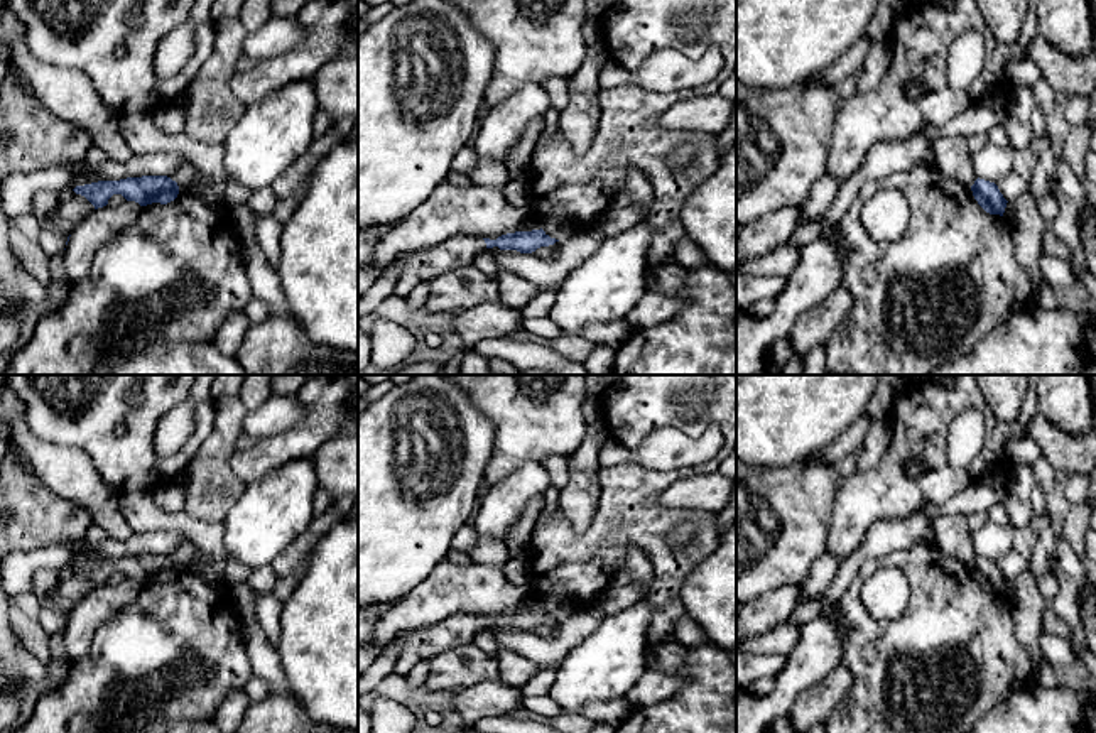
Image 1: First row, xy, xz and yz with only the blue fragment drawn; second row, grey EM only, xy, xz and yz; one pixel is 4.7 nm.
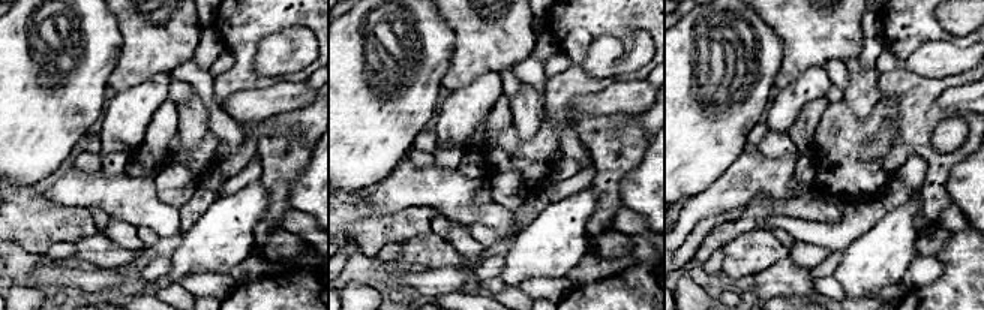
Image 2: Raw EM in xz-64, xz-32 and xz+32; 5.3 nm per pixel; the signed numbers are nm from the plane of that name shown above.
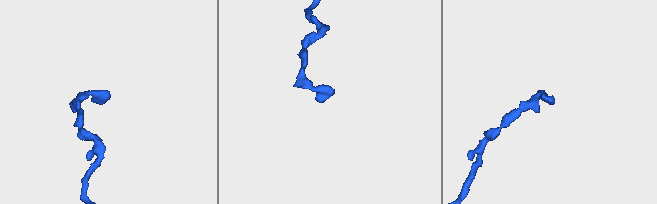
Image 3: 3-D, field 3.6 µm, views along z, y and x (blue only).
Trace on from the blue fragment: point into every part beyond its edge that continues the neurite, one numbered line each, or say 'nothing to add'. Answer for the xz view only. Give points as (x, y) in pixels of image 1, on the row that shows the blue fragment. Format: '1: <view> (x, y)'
1: xz (421, 266)

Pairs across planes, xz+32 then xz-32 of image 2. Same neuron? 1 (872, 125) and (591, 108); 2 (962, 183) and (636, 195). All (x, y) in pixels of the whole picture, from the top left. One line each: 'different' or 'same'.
1: different
2: same

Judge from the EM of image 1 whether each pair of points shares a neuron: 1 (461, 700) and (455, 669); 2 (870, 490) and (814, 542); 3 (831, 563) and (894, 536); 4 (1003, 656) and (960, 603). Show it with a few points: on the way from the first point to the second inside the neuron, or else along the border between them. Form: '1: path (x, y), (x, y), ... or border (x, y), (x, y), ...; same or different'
1: border (497, 678), (465, 686), (450, 694); different
2: border (838, 490), (833, 500), (826, 549); different
3: border (843, 561), (831, 583), (819, 595); different
4: path (1003, 640), (975, 612); same

